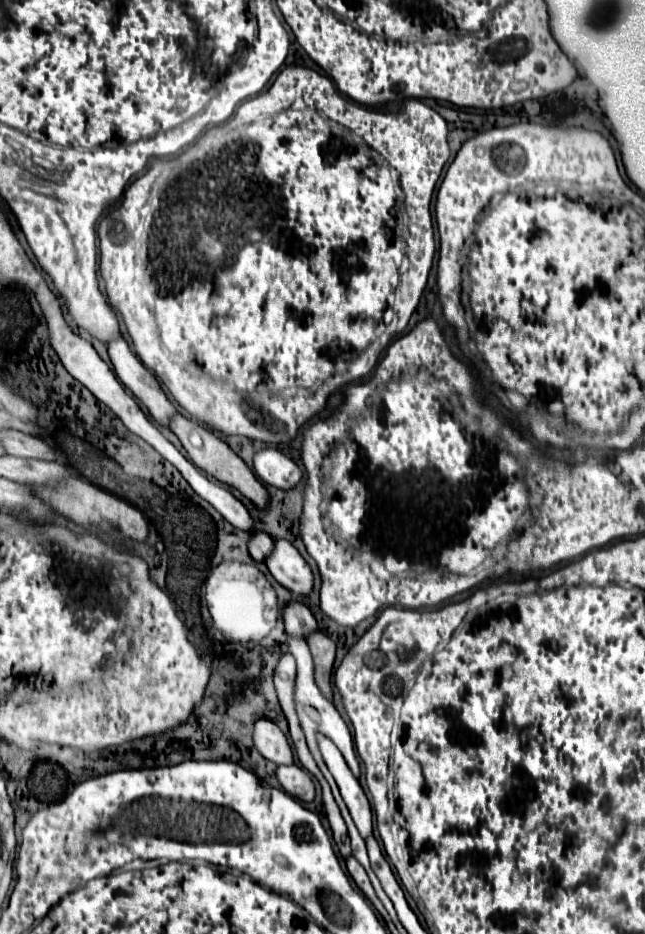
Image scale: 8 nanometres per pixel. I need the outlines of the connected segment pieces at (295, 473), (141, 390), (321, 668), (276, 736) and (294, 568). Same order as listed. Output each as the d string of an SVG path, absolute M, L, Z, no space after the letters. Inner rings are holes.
M261 447L253 457L255 473L269 485L293 489L301 481L301 469L275 447Z
M121 333L113 341L109 341L107 347L109 359L121 383L131 389L131 393L143 403L143 407L155 421L167 425L169 417L175 415L175 407L163 393L155 375L139 361L139 357L135 355L135 351L129 347L129 343Z
M319 629L311 631L307 635L307 645L313 655L315 663L315 683L321 689L321 693L331 701L331 671L333 671L333 661L335 661L335 643L321 633Z
M269 719L255 721L253 745L265 759L273 761L275 765L291 765L293 763L293 753L291 753L291 747L289 747L285 735Z
M273 537L273 551L265 557L265 565L271 575L295 597L311 593L313 573L299 551L287 539Z

